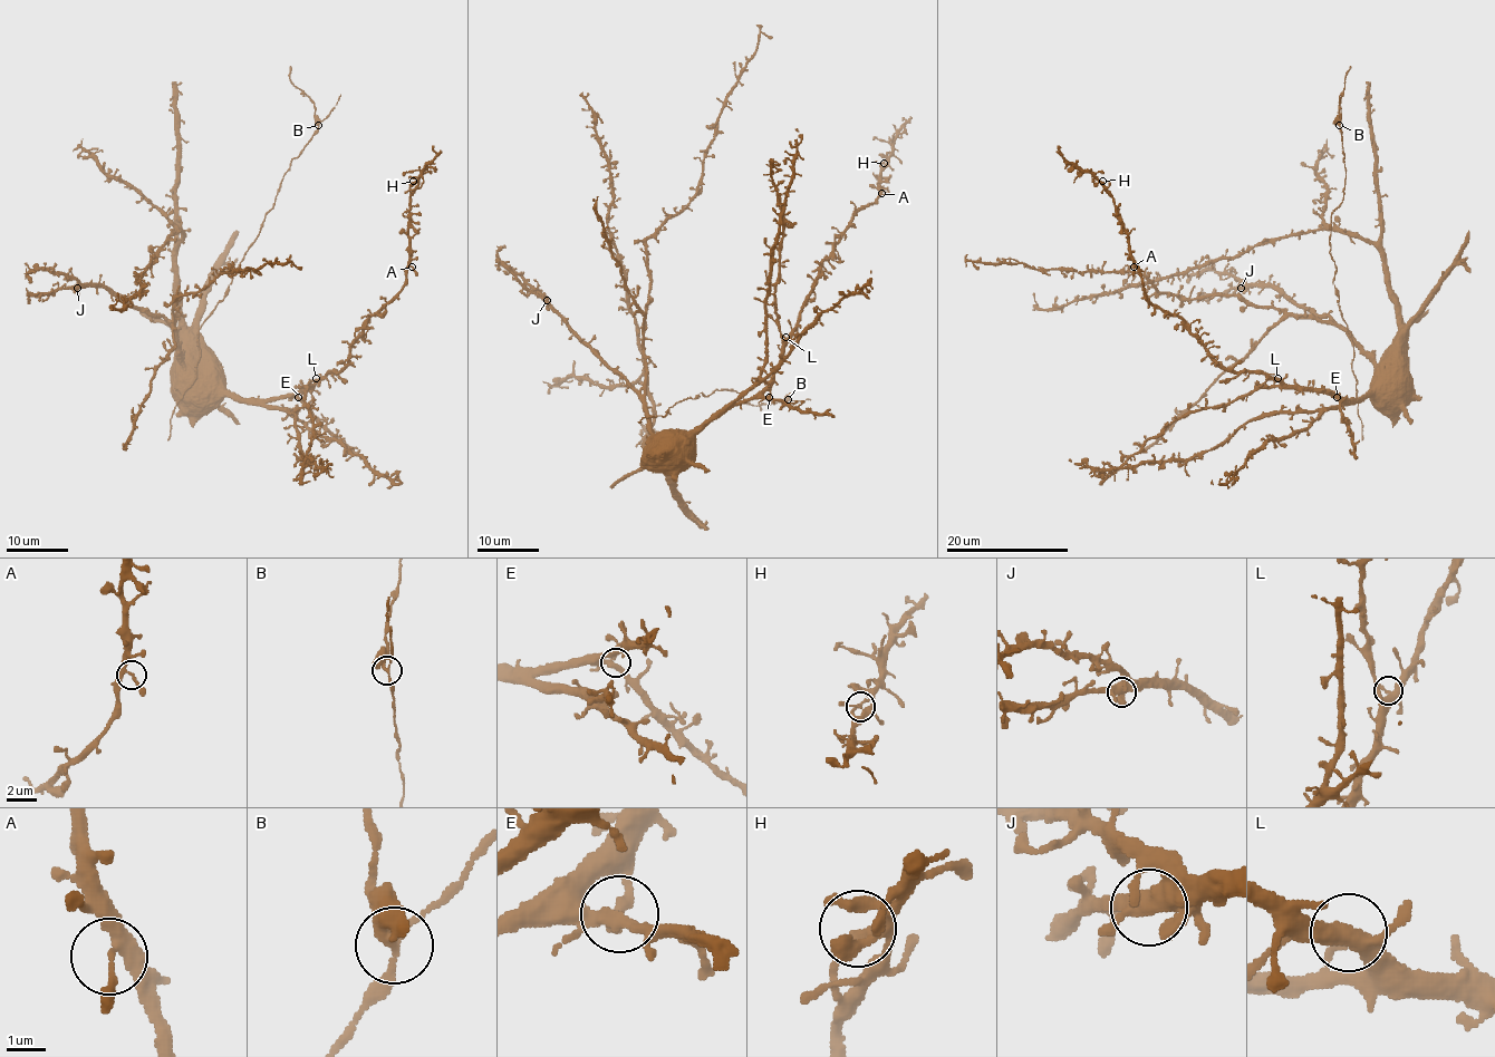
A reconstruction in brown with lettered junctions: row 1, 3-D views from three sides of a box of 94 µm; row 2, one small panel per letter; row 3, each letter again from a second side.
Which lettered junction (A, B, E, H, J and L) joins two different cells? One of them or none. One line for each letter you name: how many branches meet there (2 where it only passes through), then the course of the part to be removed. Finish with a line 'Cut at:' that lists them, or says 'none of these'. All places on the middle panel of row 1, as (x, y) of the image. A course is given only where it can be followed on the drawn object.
B: branches 4; course (789, 398), (761, 405), (761, 410)
Cut at: B

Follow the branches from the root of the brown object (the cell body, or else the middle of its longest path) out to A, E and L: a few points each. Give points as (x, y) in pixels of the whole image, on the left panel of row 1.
A: (205, 381), (211, 377), (243, 398), (287, 398), (308, 390), (347, 364), (349, 345), (401, 288), (412, 267)
E: (205, 381), (211, 377), (228, 393), (243, 398), (298, 397)
L: (205, 381), (211, 377), (228, 393), (243, 398), (287, 398), (298, 390), (308, 390), (316, 378)

